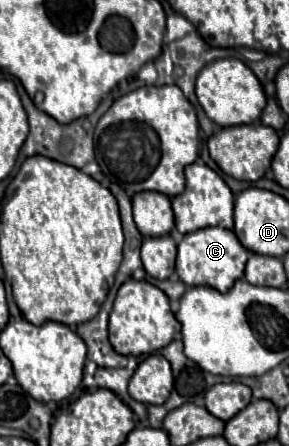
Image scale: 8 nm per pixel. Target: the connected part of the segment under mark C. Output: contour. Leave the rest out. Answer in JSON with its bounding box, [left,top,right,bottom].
[176,227,250,293]

